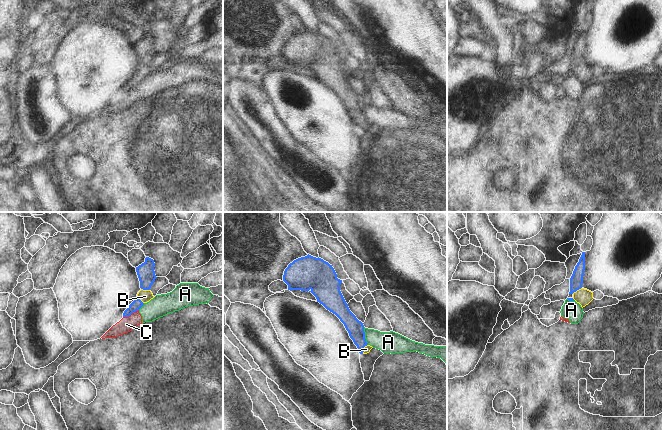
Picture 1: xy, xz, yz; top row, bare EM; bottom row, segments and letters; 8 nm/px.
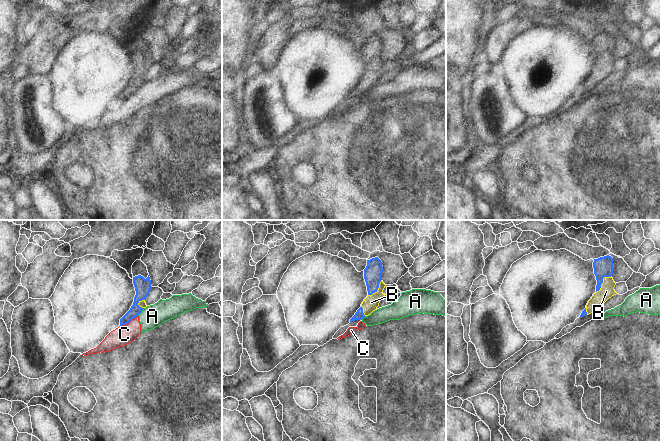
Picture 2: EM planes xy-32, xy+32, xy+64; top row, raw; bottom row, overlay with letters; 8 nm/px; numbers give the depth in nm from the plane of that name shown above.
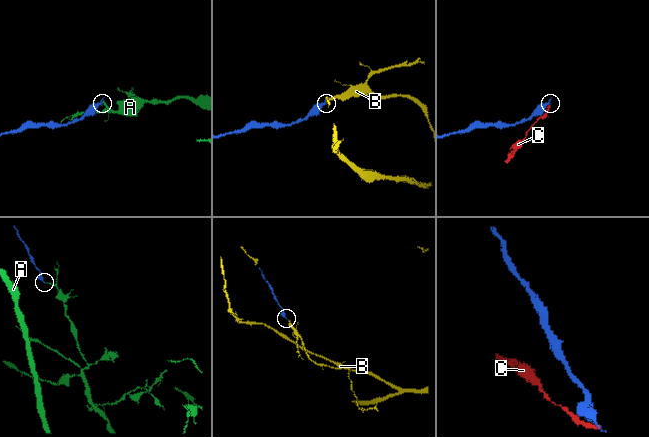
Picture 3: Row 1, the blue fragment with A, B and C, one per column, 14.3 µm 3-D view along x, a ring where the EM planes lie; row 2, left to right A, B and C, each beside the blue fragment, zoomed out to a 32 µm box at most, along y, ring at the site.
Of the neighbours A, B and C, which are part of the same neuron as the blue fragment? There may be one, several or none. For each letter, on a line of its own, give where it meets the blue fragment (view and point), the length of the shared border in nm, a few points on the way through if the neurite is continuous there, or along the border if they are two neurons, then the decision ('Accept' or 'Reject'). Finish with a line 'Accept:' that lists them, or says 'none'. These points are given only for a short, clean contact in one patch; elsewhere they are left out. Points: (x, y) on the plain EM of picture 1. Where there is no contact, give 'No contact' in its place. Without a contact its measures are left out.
A: Touches blue at xz (364, 112). Shared border 150 nm. Boundary: xz (363, 103), (365, 117), (368, 120). Reject
B: Touches blue at yz (576, 66). Shared border 90 nm. Accept
C: Touches blue at xy (130, 90). Shared border 140 nm. Reject
Accept: B

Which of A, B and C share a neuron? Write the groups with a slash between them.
A C / B

